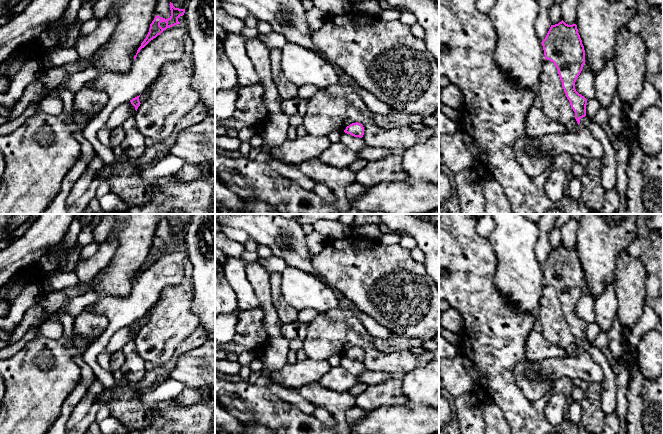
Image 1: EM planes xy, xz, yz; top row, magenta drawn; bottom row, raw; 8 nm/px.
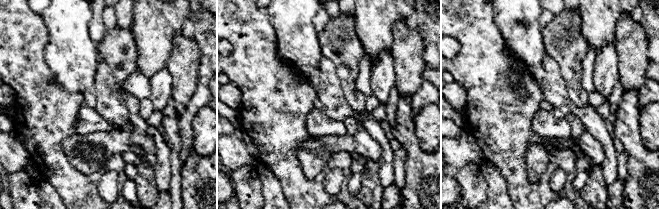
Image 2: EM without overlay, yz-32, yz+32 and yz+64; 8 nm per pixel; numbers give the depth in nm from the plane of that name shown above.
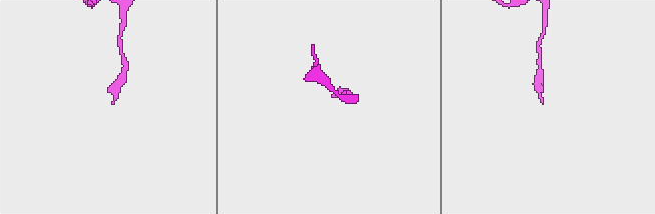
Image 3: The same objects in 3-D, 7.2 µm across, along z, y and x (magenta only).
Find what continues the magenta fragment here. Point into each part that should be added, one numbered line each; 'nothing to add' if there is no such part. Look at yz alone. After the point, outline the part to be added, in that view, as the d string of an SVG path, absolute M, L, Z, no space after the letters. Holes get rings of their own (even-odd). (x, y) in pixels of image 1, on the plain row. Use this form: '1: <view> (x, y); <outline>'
1: yz (535, 378); M585 340L580 343L578 357L527 360L517 364L513 369L517 385L528 400L536 401L563 377L571 380L580 378L584 384L601 382L603 371L592 360L589 347L590 344Z

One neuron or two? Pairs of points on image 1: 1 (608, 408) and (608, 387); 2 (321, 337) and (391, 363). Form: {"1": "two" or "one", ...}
{"1": "one", "2": "one"}

